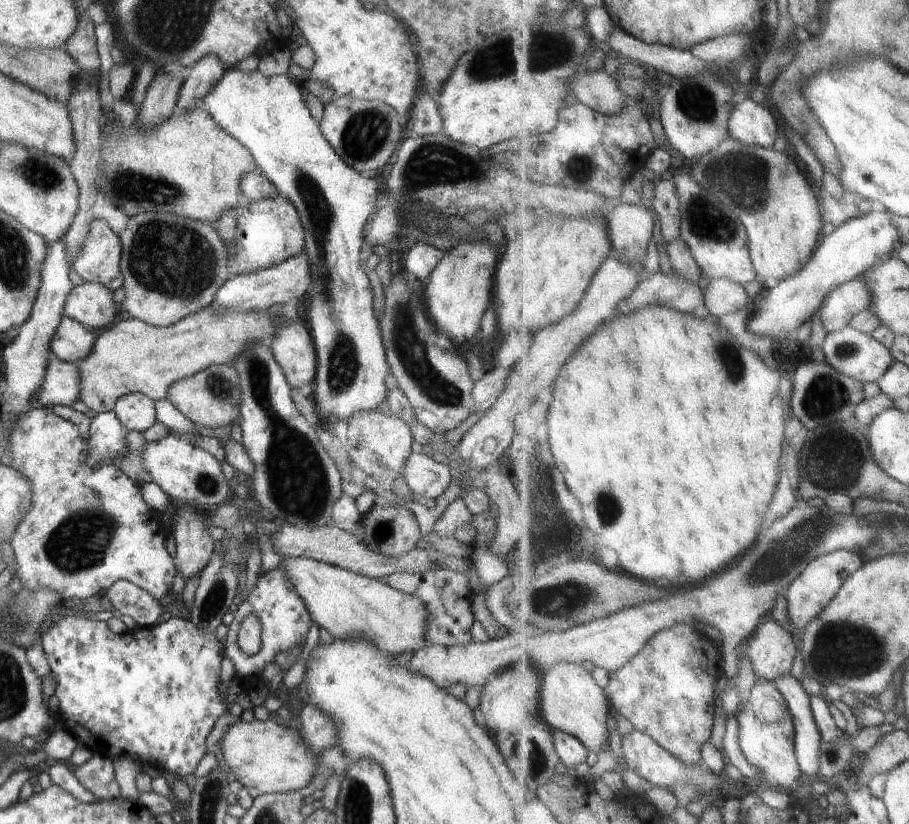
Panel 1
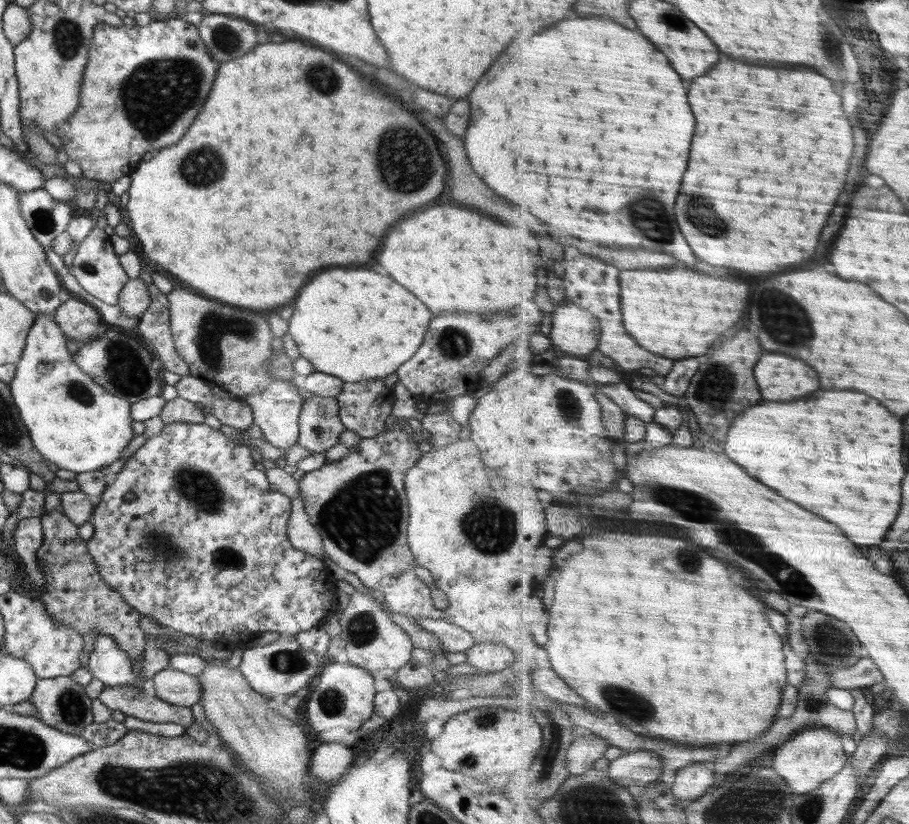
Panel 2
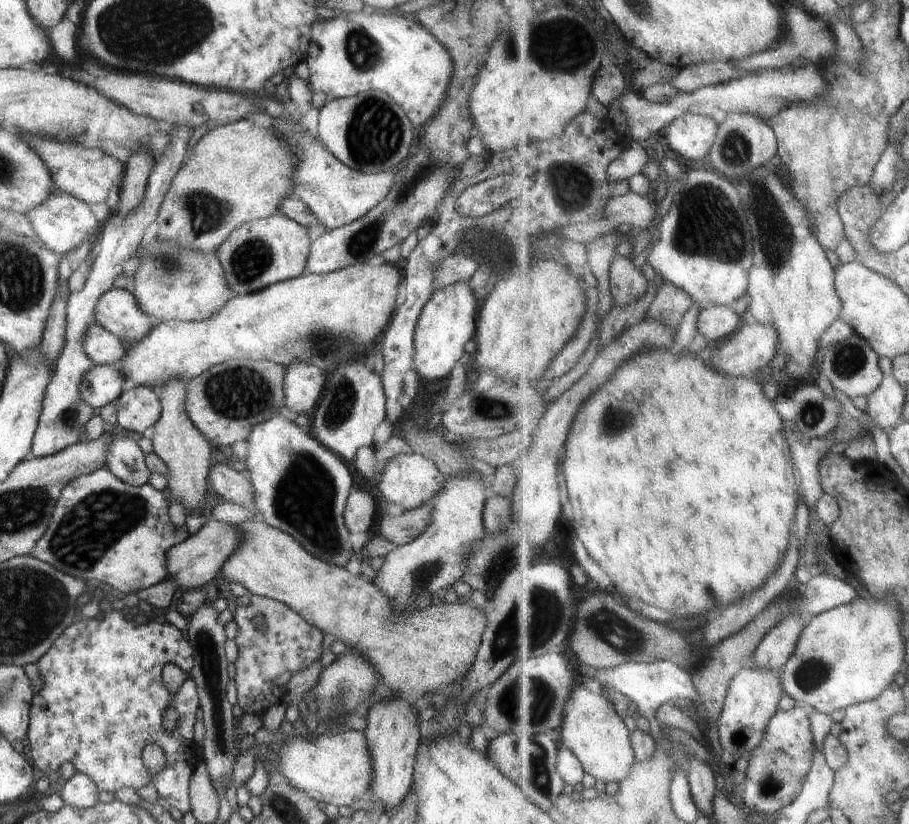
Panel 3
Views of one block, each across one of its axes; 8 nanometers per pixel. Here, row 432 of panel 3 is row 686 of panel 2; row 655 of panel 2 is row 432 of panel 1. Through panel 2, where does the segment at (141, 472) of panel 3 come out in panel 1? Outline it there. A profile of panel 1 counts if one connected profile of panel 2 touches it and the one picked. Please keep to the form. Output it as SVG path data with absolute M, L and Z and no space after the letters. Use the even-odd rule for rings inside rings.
M114 411L98 413L90 421L90 438L88 461L90 464L101 464L110 460L108 465L116 467L116 460L126 452L128 430L122 426Z

